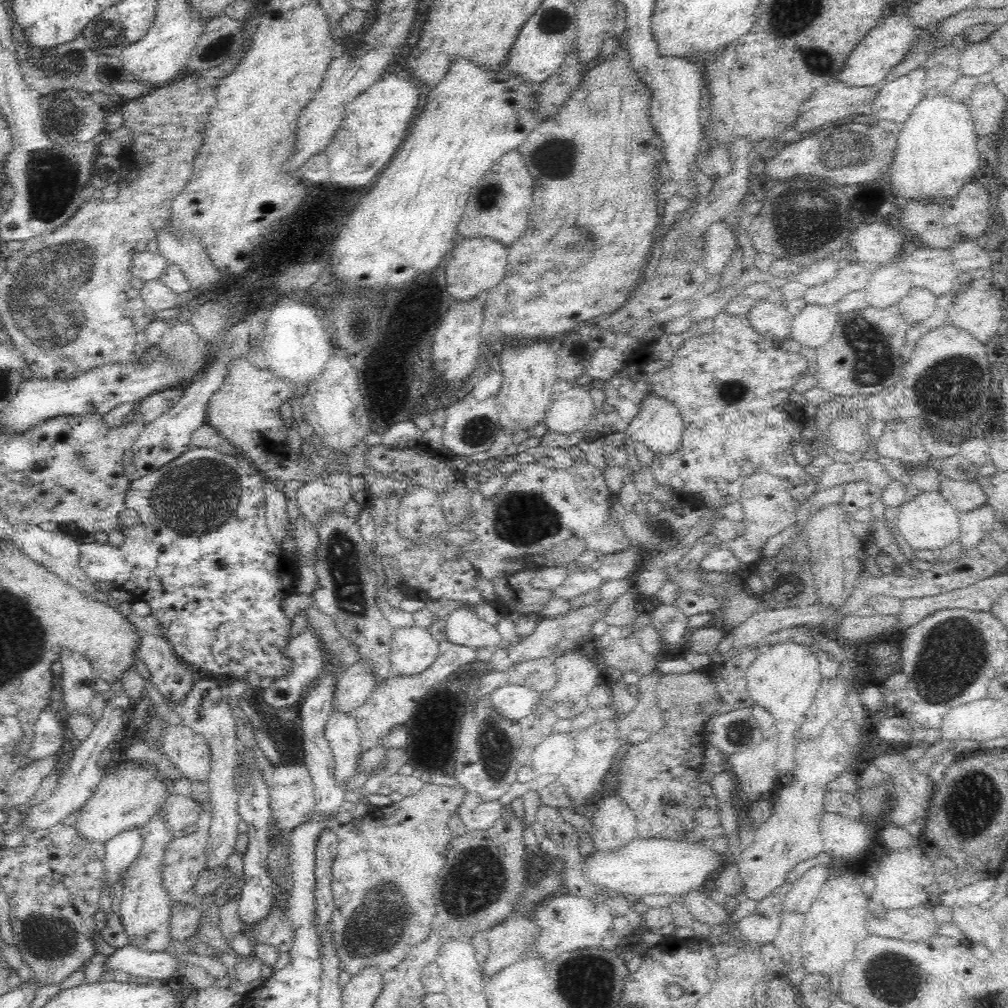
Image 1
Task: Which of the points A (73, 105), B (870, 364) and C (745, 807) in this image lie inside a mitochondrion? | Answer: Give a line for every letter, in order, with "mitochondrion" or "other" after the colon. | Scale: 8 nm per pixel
A: mitochondrion
B: mitochondrion
C: other

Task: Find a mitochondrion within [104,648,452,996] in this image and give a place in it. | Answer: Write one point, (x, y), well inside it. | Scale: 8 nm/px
(382, 912)

